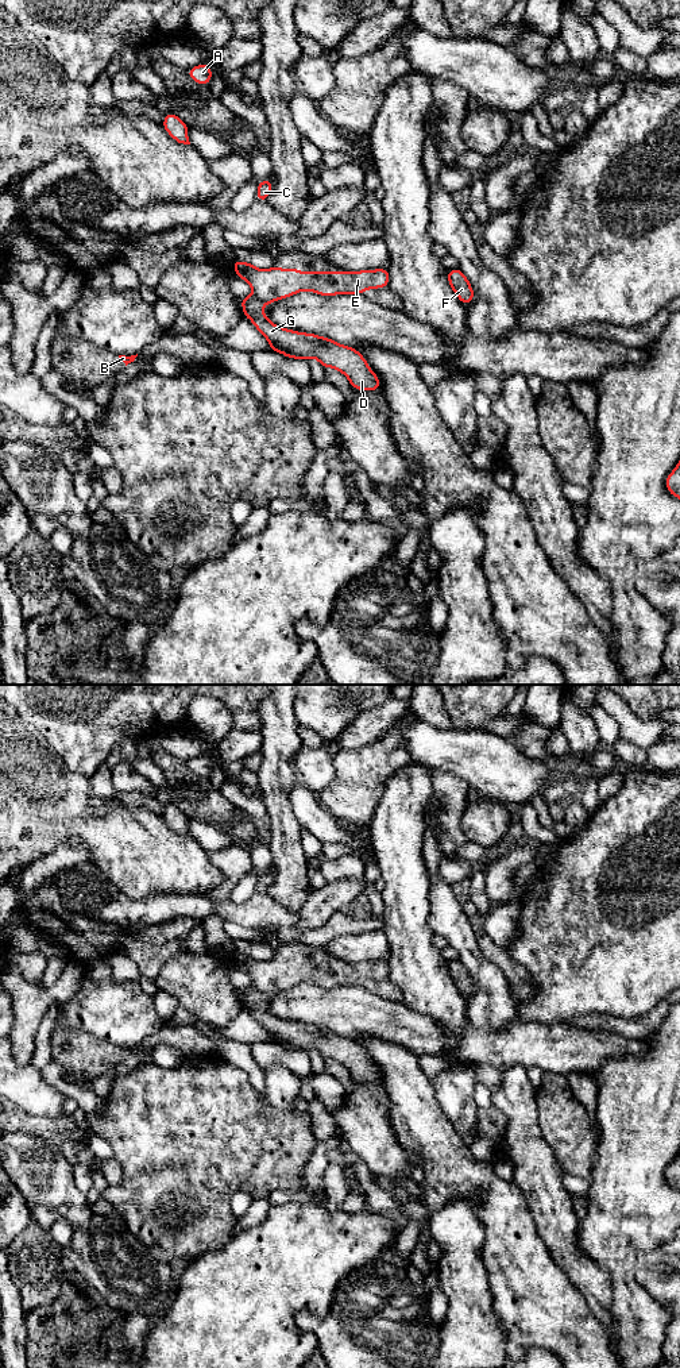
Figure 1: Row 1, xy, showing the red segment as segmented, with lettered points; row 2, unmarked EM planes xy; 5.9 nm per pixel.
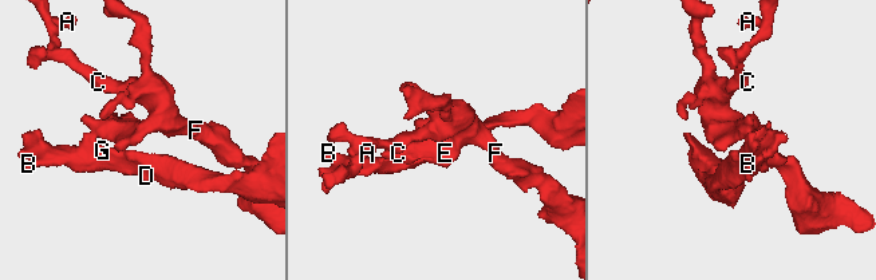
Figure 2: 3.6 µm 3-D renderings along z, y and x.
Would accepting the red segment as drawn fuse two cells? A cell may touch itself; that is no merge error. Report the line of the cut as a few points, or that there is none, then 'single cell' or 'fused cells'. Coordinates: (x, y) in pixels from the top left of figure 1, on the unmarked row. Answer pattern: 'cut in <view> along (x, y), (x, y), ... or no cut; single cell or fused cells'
cut in xy along (252, 986), (266, 994); fused cells

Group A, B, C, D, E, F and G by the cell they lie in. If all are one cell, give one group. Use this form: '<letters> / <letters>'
A C E F / B D G

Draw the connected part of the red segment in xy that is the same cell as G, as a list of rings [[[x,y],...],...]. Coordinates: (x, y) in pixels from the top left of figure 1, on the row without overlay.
[[[254,987],[240,990],[240,995],[243,1009],[248,1009],[266,1029],[270,1034],[270,1043],[281,1044],[289,1051],[302,1049],[308,1052],[316,1049],[324,1060],[331,1059],[343,1064],[352,1080],[363,1083],[378,1083],[380,1080],[379,1068],[356,1040],[340,1036],[325,1028],[298,1024],[271,1014],[262,1003],[266,994]]]

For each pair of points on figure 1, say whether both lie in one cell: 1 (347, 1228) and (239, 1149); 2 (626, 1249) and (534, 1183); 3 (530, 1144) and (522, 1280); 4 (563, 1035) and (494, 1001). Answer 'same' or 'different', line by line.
1: different
2: different
3: different
4: different

